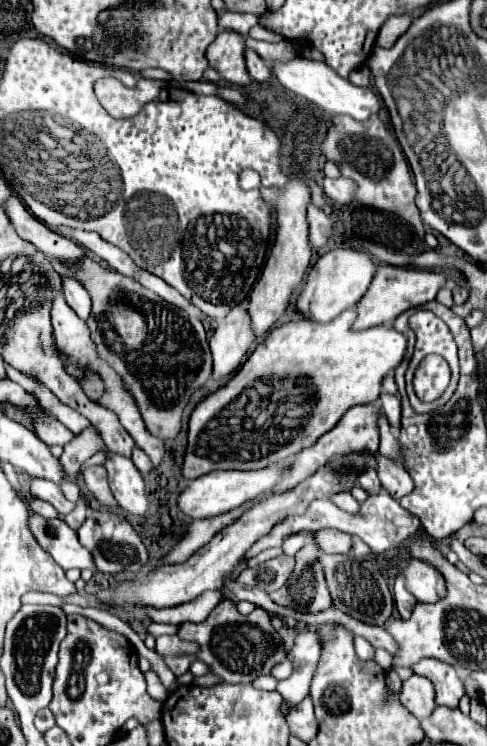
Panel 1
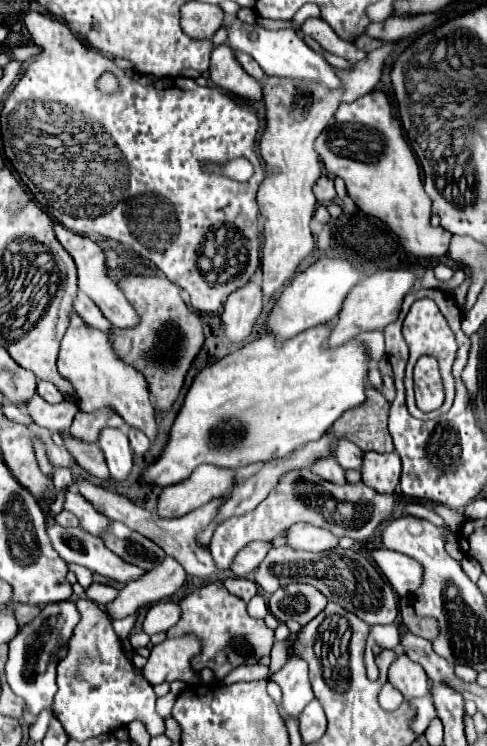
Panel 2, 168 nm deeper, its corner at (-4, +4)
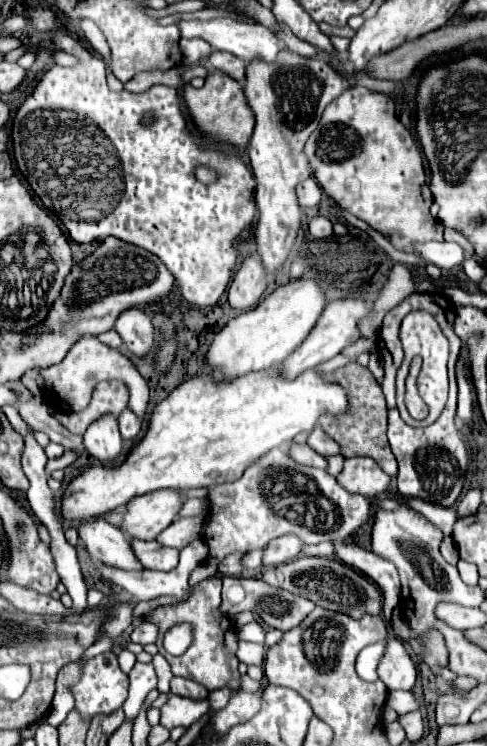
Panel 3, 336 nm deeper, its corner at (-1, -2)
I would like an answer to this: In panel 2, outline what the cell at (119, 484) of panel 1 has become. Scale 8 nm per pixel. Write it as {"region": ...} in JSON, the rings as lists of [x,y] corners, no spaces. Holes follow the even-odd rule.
{"region":[[[104,428],[100,432],[98,446],[106,456],[110,476],[114,480],[126,480],[132,470],[132,448],[128,444],[128,436],[118,428]]]}

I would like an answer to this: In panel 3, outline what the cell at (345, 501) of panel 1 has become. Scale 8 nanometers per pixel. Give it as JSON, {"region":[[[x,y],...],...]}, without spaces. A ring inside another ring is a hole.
{"region":[[[291,444],[289,454],[291,454],[291,458],[293,458],[297,464],[301,464],[301,466],[313,466],[313,468],[327,470],[327,460],[321,458],[317,452],[313,452],[309,446]]]}

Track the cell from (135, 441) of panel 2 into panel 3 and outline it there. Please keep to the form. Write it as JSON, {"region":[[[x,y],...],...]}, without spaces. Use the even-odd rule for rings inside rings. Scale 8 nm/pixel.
{"region":[[[129,408],[119,416],[119,430],[123,440],[135,440],[139,436],[141,422],[137,420],[137,416],[133,416],[133,412],[129,412]]]}

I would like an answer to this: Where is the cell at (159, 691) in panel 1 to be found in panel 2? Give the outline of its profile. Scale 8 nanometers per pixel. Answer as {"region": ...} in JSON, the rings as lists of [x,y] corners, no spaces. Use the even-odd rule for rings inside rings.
{"region":[[[192,636],[166,638],[154,646],[144,666],[144,678],[154,686],[162,682],[182,680],[186,684],[198,684],[200,676],[192,672],[190,658],[200,650],[200,642]]]}

